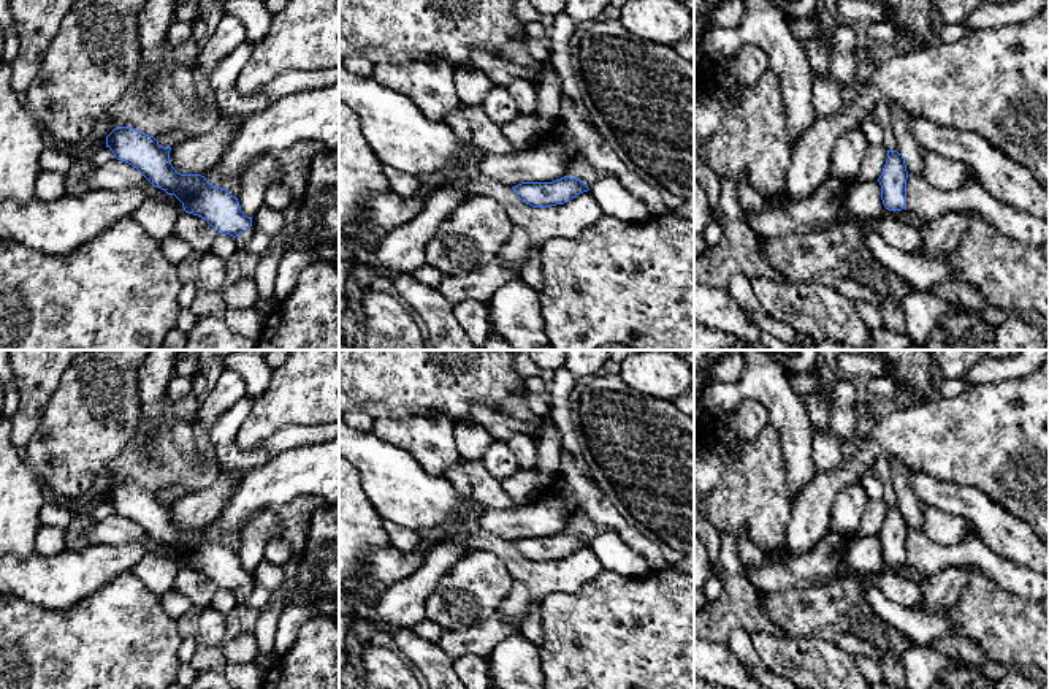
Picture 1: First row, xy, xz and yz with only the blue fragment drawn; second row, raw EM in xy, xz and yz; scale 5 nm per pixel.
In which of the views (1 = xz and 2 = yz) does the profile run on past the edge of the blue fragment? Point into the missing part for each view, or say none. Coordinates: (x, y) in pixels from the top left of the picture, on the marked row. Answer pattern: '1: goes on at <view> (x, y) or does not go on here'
1: does not go on here
2: does not go on here

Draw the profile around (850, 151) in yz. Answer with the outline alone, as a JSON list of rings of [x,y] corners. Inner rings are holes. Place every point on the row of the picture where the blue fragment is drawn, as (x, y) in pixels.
[[[860,127],[838,136],[832,152],[829,176],[853,184],[867,157],[870,141]]]

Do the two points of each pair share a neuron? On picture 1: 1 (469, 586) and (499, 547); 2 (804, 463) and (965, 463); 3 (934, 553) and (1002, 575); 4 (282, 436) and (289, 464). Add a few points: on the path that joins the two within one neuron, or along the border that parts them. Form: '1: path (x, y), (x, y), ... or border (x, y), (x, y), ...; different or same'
1: border (473, 548), (493, 551), (515, 578); different
2: border (816, 472), (793, 502); different
3: path (951, 555), (980, 555), (984, 558); same
4: border (322, 441), (312, 445), (290, 447), (255, 468); different

